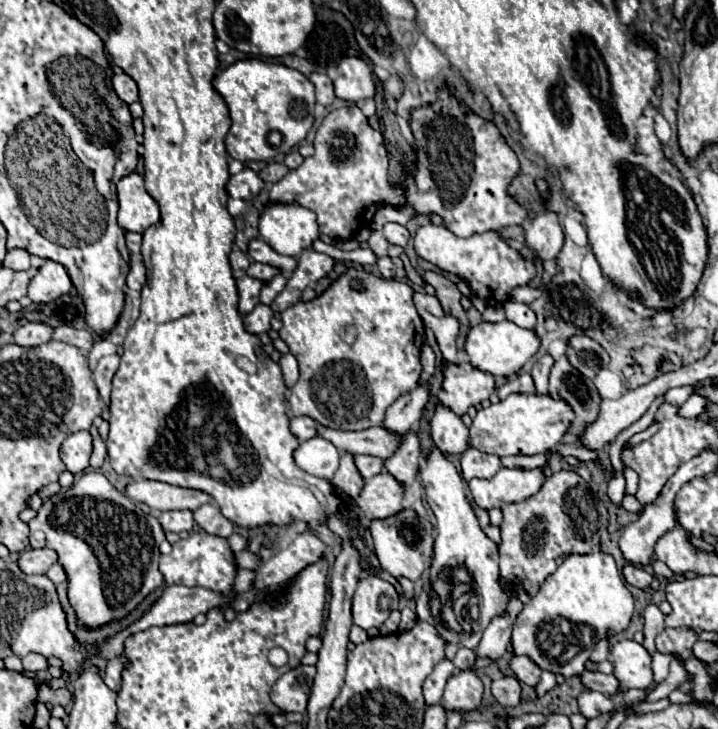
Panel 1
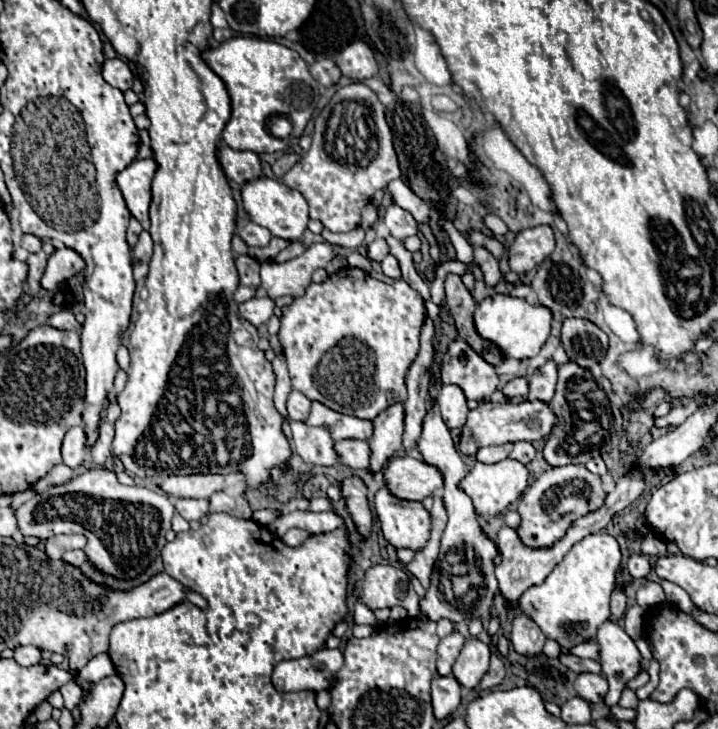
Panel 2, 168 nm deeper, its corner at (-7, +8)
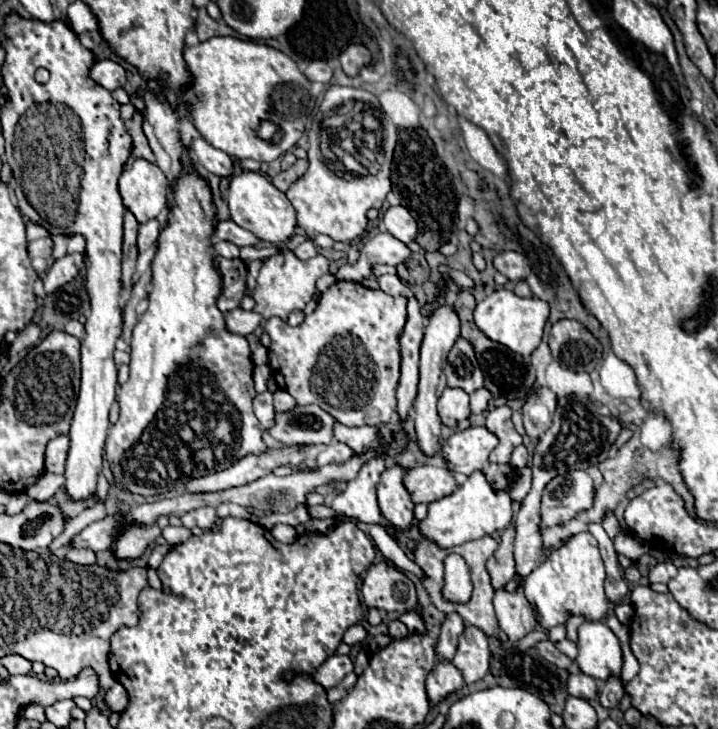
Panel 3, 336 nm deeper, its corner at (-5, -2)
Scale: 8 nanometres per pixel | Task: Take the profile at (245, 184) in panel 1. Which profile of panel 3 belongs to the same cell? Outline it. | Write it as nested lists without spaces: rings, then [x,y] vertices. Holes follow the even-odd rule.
[[[193,139],[189,145],[189,155],[207,173],[213,173],[217,177],[225,177],[225,175],[233,173],[231,157],[225,151],[211,147],[205,139]]]

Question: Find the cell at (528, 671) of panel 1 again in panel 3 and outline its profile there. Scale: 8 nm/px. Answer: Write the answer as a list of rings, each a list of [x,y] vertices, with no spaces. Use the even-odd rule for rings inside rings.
[[[521,583],[515,591],[507,591],[503,587],[497,589],[493,595],[493,605],[499,619],[499,627],[509,635],[509,639],[523,639],[537,627],[535,611],[525,599]]]

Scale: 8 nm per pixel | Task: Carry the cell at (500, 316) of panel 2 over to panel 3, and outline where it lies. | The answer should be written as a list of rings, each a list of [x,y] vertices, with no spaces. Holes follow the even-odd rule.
[[[497,289],[477,303],[477,309],[473,315],[475,315],[477,327],[489,339],[493,339],[493,341],[497,341],[497,343],[501,343],[501,345],[509,347],[511,351],[525,357],[525,355],[533,353],[541,343],[543,327],[549,317],[549,303],[545,303],[543,299],[537,299],[537,297],[523,299],[511,289]]]

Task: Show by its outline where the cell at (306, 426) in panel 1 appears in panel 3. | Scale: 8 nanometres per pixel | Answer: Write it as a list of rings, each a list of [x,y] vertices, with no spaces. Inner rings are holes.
[[[277,389],[277,391],[273,393],[273,407],[275,407],[275,411],[279,411],[279,413],[283,413],[283,411],[291,411],[295,405],[297,405],[295,399],[293,399],[287,391]]]

